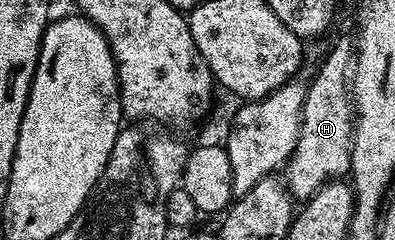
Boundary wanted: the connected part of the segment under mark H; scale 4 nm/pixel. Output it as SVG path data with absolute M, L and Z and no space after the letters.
M341 37L318 67L313 82L308 82L305 101L301 105L301 130L283 169L283 180L298 202L308 201L328 181L344 178L349 172L355 120L351 100L351 66L354 61L354 38Z

